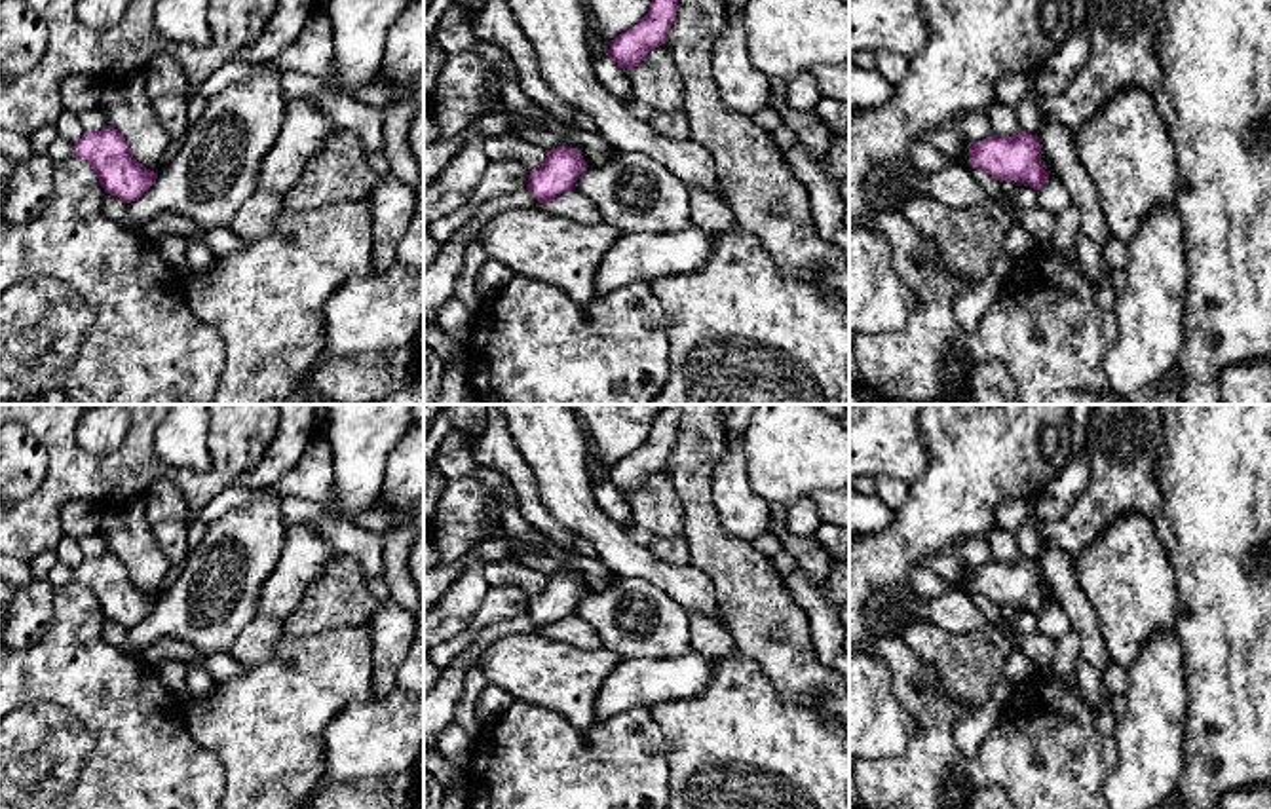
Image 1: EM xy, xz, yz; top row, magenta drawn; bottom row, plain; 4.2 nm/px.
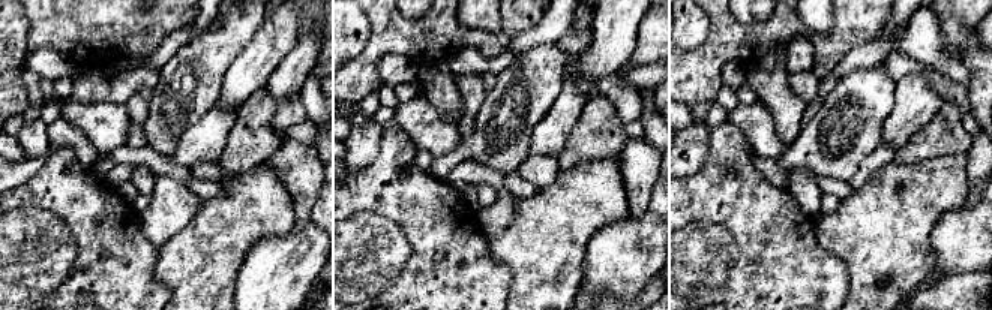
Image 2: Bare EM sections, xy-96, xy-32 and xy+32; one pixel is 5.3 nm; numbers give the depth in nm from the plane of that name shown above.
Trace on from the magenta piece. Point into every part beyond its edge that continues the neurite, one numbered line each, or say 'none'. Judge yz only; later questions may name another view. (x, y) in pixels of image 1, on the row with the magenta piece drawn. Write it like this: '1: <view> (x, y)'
none

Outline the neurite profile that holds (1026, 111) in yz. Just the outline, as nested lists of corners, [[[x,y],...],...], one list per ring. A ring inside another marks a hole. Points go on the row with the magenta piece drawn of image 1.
[[[1028,93],[1018,104],[1016,104],[1016,118],[1020,131],[1026,131],[1030,135],[1037,135],[1039,131],[1039,108],[1037,108],[1037,99]]]

